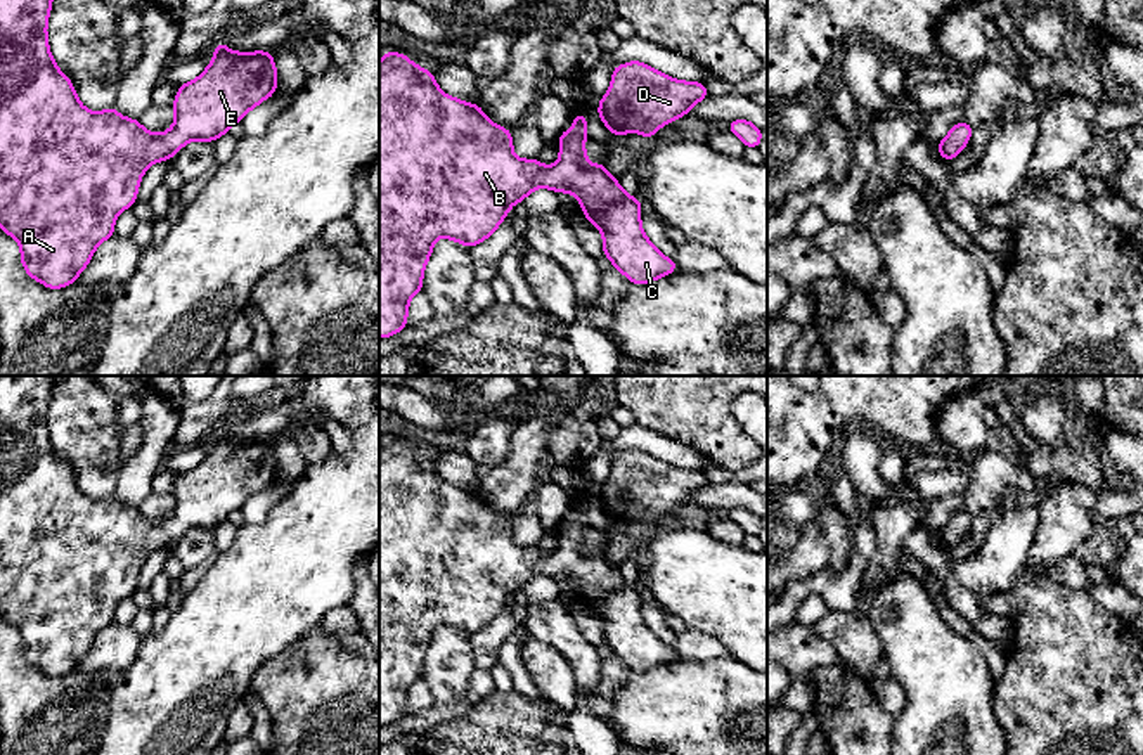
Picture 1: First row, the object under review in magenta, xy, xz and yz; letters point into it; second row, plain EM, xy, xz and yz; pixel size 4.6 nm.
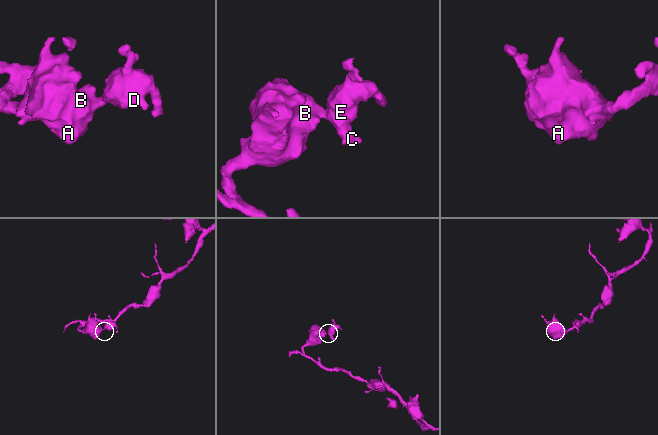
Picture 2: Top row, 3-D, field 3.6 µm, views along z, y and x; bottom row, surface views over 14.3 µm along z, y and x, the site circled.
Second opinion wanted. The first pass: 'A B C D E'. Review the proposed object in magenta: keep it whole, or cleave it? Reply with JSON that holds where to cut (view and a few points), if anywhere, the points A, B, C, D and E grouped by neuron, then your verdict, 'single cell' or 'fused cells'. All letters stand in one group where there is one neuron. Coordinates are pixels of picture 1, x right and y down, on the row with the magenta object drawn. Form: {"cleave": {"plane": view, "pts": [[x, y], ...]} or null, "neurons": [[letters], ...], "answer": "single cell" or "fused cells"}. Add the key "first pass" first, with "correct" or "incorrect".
{"first pass": "correct", "cleave": null, "neurons": [["A", "B", "C", "D", "E"]], "answer": "single cell"}

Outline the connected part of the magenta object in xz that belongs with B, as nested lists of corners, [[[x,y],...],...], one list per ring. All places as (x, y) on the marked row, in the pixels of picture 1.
[[[384,52],[379,61],[379,338],[390,338],[407,326],[409,301],[421,293],[423,274],[438,237],[473,248],[494,234],[513,204],[540,187],[570,192],[580,201],[582,213],[603,232],[603,255],[632,284],[649,284],[675,272],[675,260],[663,256],[643,232],[641,201],[622,189],[606,171],[606,163],[592,165],[587,159],[587,133],[585,116],[575,113],[573,126],[559,135],[559,159],[554,166],[516,158],[511,130],[492,123],[478,104],[443,94],[435,74],[410,62],[407,54]]]

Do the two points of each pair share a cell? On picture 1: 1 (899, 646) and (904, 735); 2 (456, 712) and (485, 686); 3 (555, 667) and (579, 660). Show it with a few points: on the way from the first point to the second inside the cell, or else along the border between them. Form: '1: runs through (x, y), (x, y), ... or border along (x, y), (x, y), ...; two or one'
1: runs through (916, 669), (916, 712); one
2: runs through (463, 705), (478, 690); one
3: border along (537, 639), (551, 645), (568, 662), (575, 703); two

